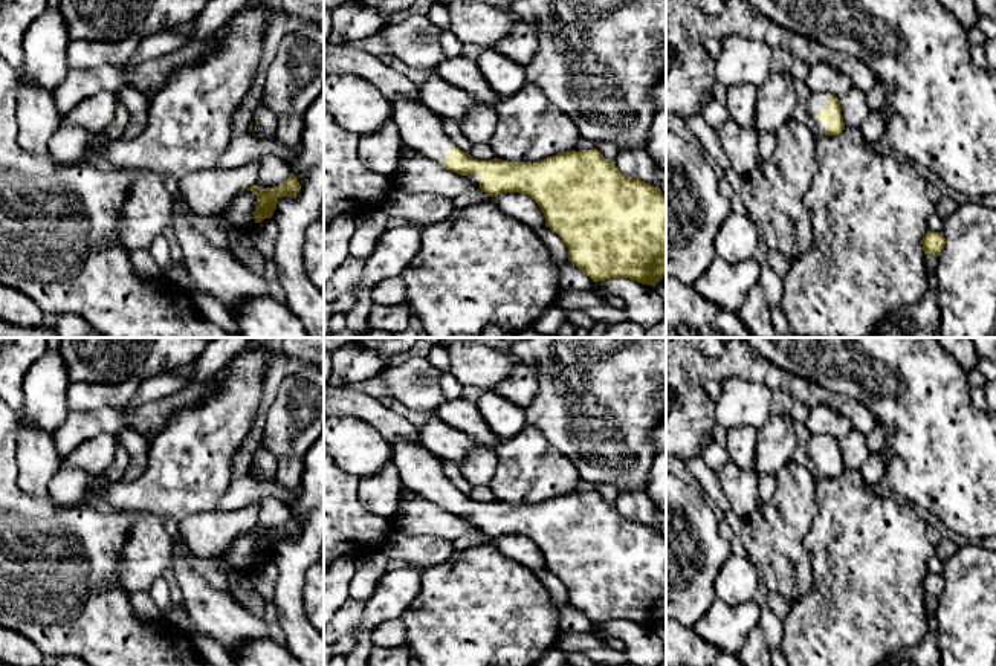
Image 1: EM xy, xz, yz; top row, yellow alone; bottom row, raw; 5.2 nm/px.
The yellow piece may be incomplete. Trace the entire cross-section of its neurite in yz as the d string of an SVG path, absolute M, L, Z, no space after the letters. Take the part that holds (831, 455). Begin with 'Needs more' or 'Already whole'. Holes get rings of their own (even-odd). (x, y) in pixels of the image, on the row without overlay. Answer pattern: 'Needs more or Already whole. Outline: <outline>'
Needs more. Outline: M813 435L808 443L808 452L817 470L826 478L836 478L845 472L837 438L831 435Z

